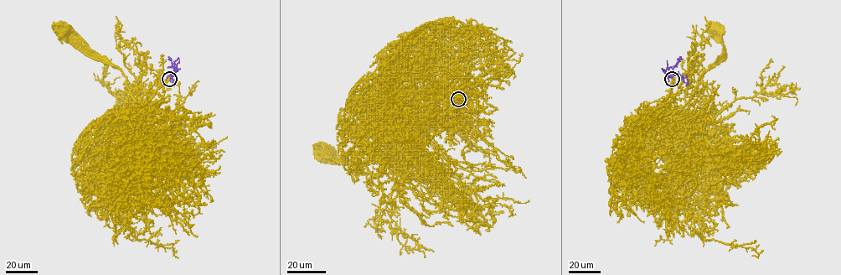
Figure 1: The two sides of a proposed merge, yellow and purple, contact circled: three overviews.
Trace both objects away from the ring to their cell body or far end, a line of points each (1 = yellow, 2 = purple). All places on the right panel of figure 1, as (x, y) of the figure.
1: (672, 78), (664, 112), (684, 105), (699, 77), (723, 54), (722, 34), (714, 28)
2: (672, 79), (674, 73), (678, 73), (686, 78), (687, 85)

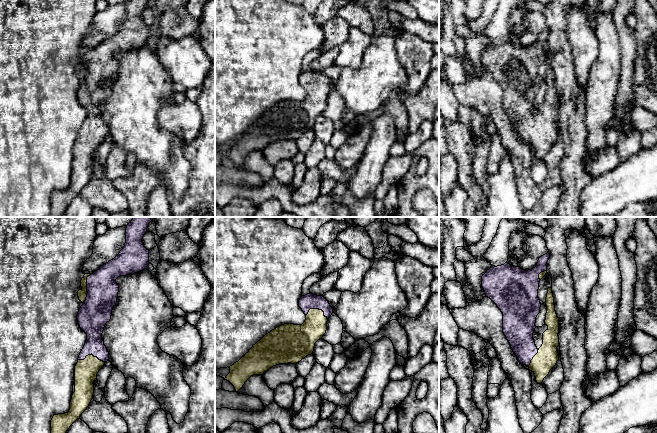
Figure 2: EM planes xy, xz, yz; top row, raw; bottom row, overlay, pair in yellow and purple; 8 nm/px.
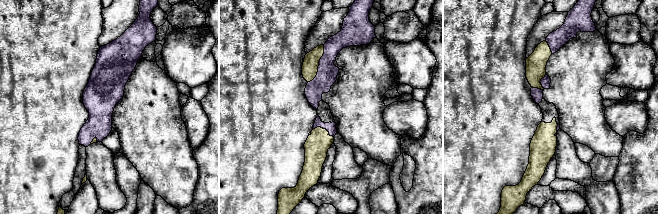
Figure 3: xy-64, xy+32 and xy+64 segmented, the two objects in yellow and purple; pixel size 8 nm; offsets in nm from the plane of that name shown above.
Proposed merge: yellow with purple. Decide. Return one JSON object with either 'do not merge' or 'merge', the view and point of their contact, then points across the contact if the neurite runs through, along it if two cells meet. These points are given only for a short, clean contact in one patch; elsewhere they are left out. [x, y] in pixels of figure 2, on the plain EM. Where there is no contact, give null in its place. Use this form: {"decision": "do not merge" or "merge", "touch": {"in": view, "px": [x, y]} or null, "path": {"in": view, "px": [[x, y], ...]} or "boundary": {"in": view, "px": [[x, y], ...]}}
{"decision": "merge", "touch": {"in": "xy", "px": [86, 64]}}

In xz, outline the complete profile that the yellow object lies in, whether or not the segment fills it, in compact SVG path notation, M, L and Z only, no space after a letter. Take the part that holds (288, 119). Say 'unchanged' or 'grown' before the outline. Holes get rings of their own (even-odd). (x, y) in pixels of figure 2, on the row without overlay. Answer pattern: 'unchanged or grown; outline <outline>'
grown; outline M307 70L299 76L306 91L302 101L284 100L266 110L238 138L230 142L229 157L236 168L253 151L263 149L279 140L297 140L313 130L315 119L327 106L333 84L323 72Z

